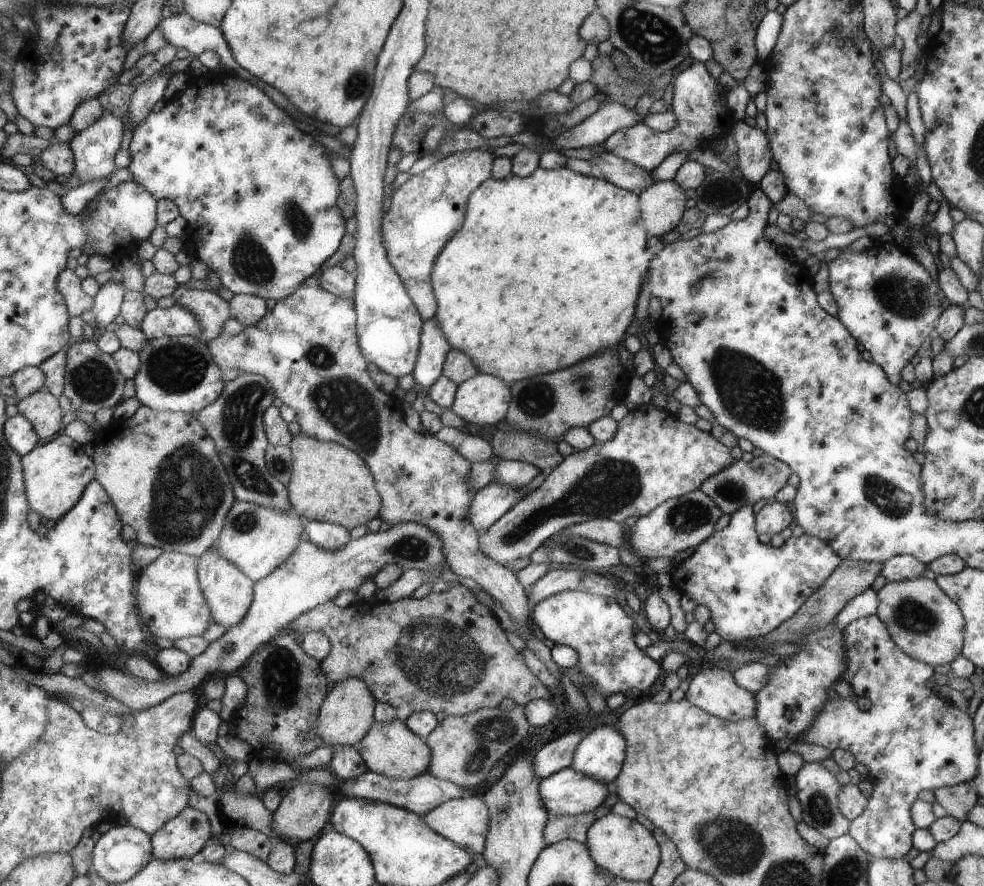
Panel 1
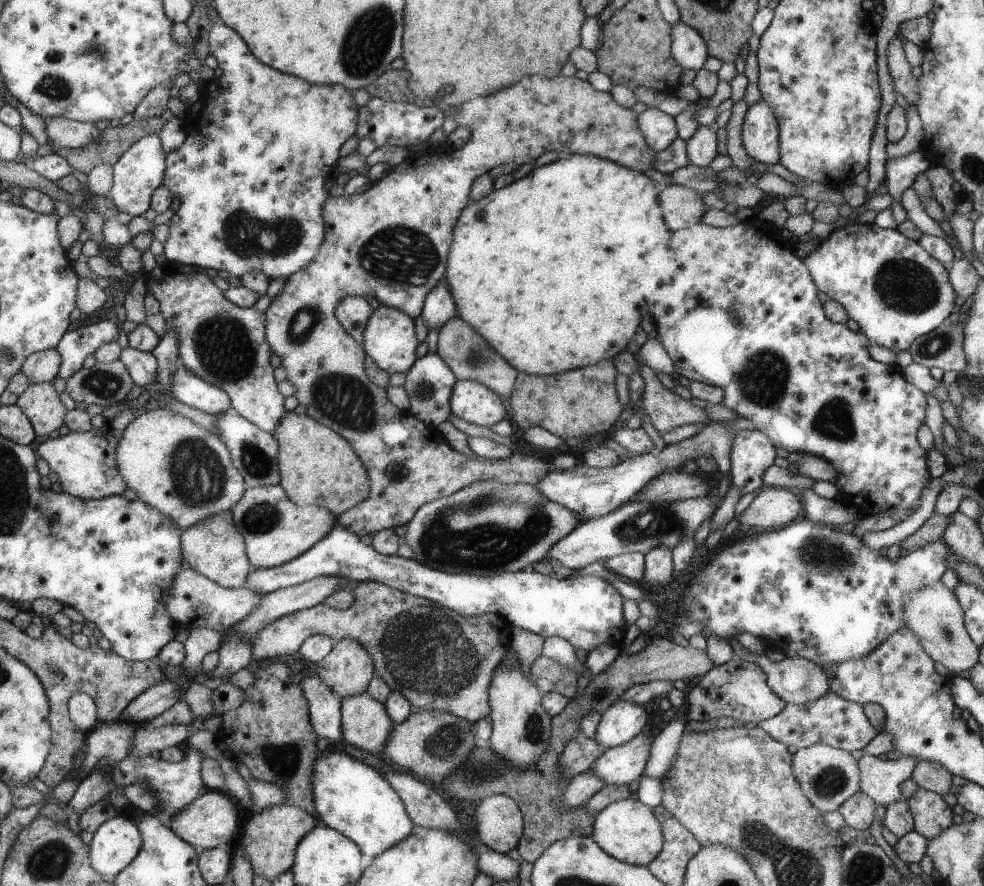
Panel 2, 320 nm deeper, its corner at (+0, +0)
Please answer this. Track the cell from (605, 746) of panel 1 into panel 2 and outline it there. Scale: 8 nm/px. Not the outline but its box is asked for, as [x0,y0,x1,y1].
[593,700,649,750]

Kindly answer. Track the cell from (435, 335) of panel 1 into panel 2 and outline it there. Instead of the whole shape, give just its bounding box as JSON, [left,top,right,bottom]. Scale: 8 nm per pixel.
[420,279,457,330]

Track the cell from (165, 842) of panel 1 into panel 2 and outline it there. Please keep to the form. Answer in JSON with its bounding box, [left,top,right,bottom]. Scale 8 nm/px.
[163,790,235,851]

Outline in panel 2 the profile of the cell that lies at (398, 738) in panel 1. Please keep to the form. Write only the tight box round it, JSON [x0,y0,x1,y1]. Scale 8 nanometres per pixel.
[342,692,394,754]

